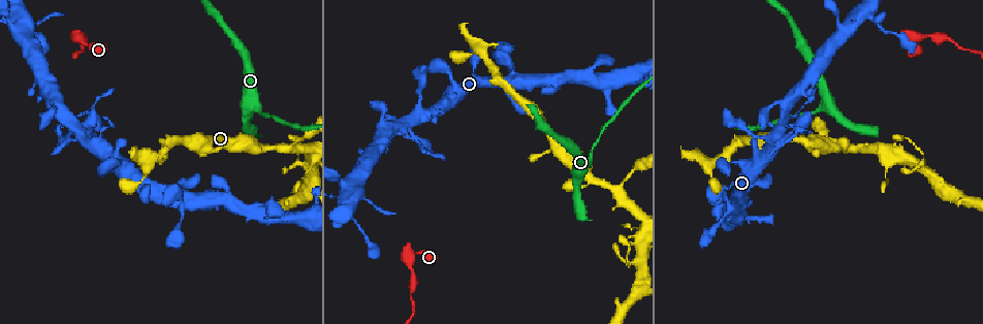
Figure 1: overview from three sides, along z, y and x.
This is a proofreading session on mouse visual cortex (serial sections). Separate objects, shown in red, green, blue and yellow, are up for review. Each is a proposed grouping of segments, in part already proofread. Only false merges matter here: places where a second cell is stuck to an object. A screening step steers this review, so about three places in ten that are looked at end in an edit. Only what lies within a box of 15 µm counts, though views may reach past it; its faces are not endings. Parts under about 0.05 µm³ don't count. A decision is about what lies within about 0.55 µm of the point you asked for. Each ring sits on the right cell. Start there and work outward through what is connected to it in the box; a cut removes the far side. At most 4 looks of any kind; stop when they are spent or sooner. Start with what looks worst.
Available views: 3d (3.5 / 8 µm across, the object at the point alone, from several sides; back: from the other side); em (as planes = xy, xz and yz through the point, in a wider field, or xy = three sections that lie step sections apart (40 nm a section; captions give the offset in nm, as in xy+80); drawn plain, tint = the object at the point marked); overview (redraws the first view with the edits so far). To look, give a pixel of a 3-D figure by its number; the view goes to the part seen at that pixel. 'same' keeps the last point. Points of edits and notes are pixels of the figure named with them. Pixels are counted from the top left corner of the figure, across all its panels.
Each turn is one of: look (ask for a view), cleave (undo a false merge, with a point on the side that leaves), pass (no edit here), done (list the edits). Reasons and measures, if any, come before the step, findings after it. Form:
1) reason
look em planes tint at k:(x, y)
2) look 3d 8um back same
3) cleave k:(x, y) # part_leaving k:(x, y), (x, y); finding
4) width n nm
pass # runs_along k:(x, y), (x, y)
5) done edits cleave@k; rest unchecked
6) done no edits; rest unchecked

sharp bend
look 3d 3.5um at 1:(78, 37)

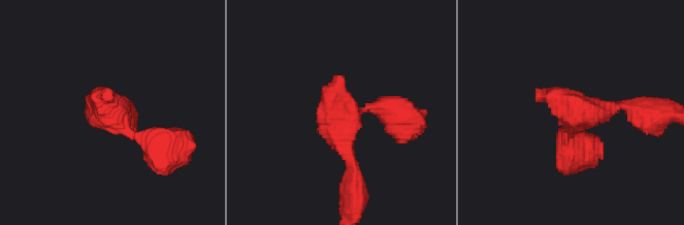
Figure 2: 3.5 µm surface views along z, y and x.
arm_widths 200, 250 nm; now the EM
look em xy step 1 tint at 2:(103, 104)

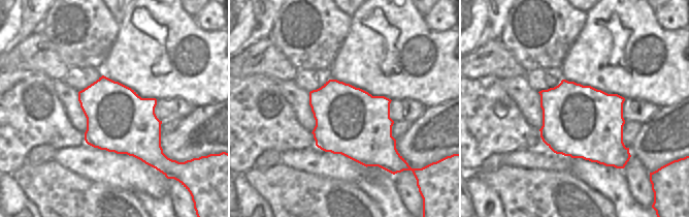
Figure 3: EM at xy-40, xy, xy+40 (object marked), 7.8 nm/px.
width 550 nm
pass # runs_along 2:(154, 143), (112, 118), (106, 90); one cell here

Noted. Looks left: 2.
look 3d 3.5um at 1:(627, 265)

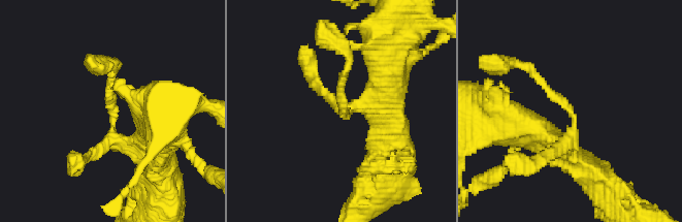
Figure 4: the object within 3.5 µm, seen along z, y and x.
look em xy step 2 tint at 4:(114, 117)

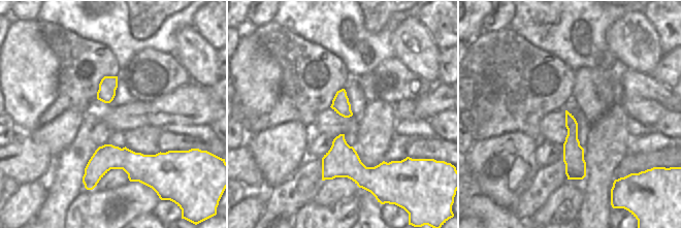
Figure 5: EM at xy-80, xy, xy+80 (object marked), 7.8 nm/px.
pass # continuous, no second cell

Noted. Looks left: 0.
done no edits; rest unchecked

